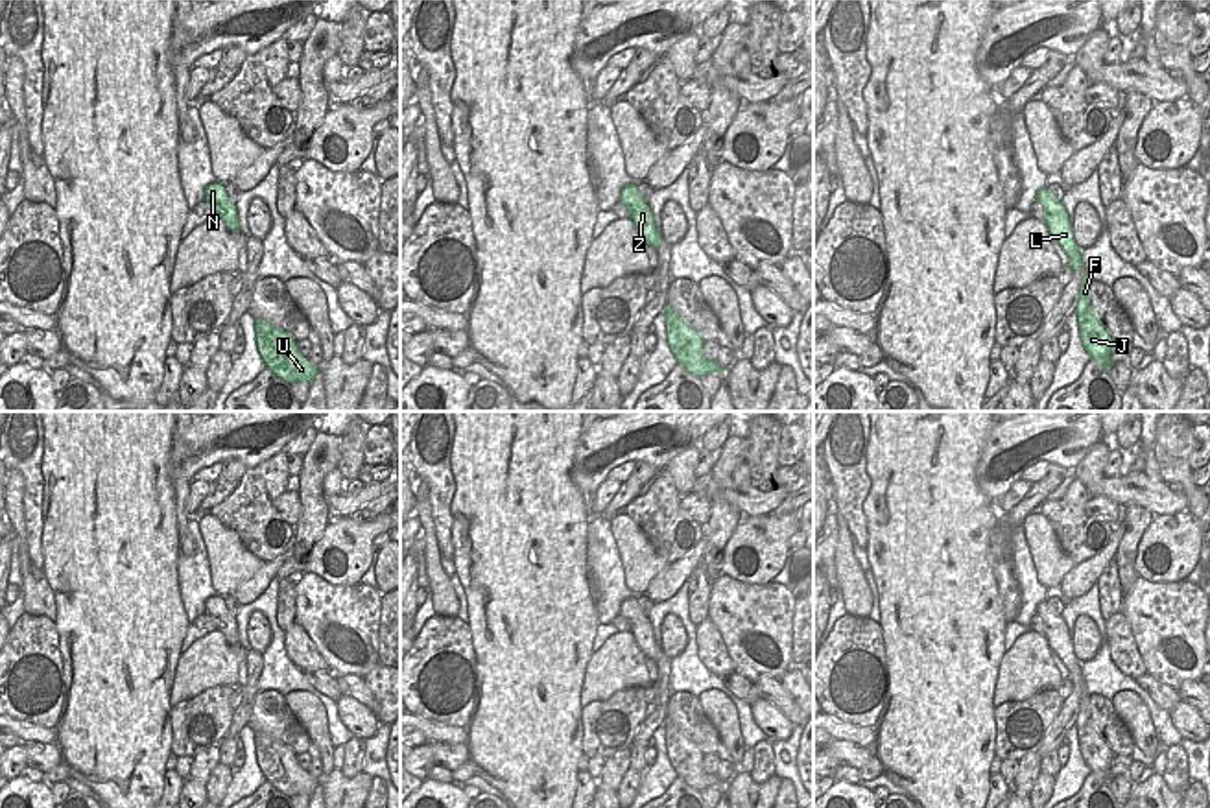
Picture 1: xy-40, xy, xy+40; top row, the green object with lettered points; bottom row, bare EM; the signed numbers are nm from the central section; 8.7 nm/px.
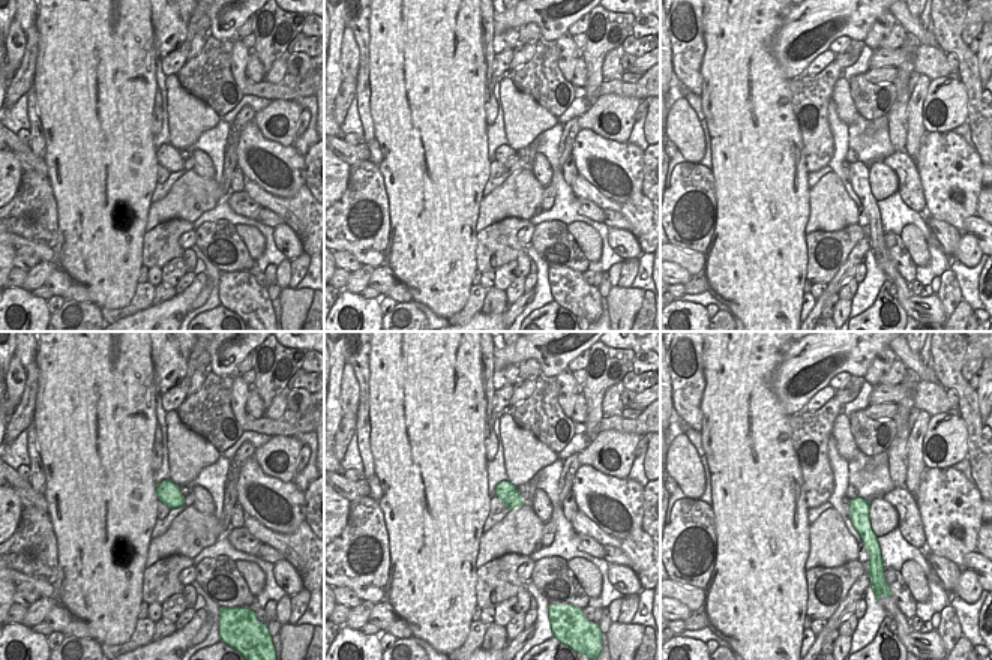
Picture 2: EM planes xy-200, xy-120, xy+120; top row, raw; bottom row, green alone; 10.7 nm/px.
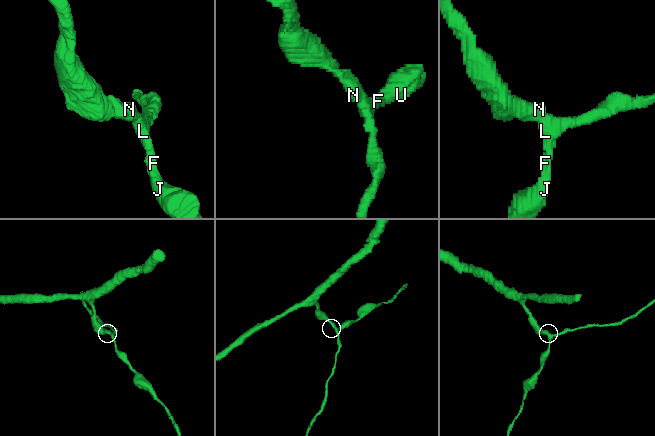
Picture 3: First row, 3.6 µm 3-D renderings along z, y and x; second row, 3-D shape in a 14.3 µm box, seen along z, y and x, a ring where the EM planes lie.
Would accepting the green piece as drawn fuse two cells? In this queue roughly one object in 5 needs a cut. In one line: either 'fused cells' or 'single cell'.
single cell

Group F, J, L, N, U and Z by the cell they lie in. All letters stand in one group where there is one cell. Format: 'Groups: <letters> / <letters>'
Groups: F J L N U Z

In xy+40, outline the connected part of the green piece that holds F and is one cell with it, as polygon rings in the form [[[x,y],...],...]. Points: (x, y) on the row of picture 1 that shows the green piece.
[[[1083,273],[1083,284],[1079,286],[1079,299],[1077,299],[1077,328],[1081,336],[1081,343],[1085,351],[1096,360],[1103,371],[1109,374],[1110,363],[1110,349],[1116,343],[1105,327],[1099,323],[1092,304],[1090,304],[1090,290],[1088,290],[1086,273]]]

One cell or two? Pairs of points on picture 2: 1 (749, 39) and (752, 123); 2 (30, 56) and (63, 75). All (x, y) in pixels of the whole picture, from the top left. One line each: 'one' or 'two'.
1: one
2: two

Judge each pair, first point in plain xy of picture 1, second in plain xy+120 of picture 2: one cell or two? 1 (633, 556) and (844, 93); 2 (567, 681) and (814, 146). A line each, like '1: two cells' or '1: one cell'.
1: one cell
2: two cells

